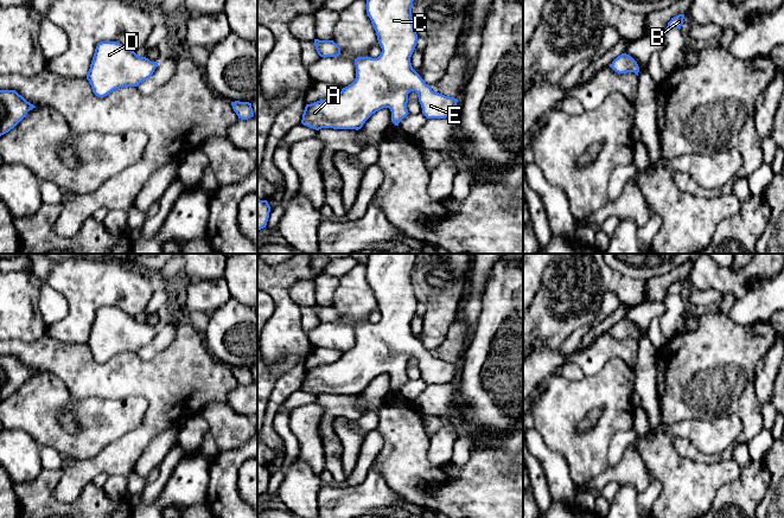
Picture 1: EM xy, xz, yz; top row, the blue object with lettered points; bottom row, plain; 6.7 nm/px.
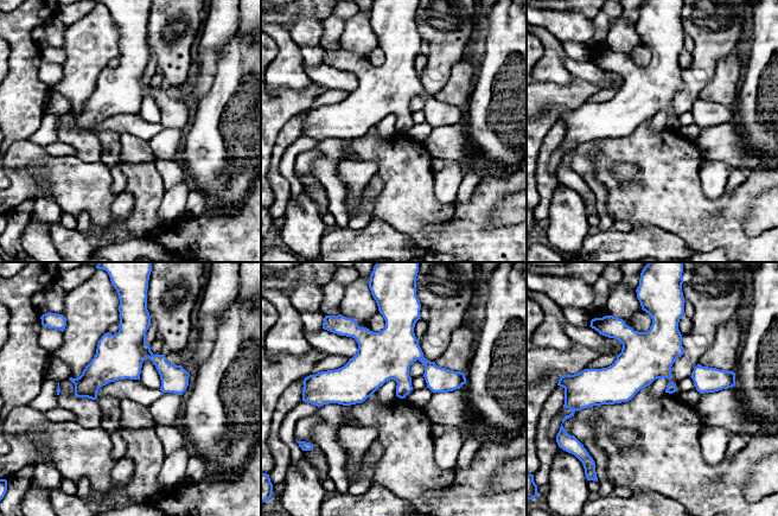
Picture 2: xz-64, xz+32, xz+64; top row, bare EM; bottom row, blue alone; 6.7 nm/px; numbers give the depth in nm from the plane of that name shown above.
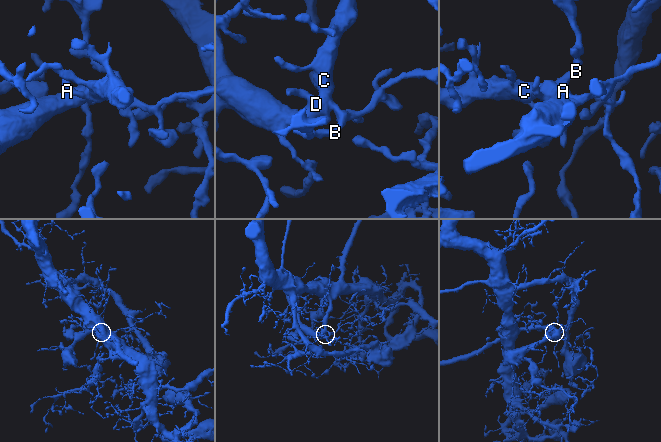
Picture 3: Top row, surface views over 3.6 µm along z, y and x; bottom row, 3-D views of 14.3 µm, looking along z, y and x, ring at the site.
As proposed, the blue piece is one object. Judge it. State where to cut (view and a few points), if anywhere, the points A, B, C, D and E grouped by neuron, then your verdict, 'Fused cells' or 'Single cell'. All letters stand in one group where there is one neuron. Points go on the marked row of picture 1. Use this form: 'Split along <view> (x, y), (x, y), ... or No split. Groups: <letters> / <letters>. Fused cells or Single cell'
No split. Groups: A B C D E. Single cell

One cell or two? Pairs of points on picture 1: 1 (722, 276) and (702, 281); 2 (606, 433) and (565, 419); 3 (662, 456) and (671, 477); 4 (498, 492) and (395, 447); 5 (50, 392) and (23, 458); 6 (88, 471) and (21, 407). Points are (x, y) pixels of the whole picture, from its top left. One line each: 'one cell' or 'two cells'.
1: one cell
2: one cell
3: one cell
4: one cell
5: two cells
6: two cells

